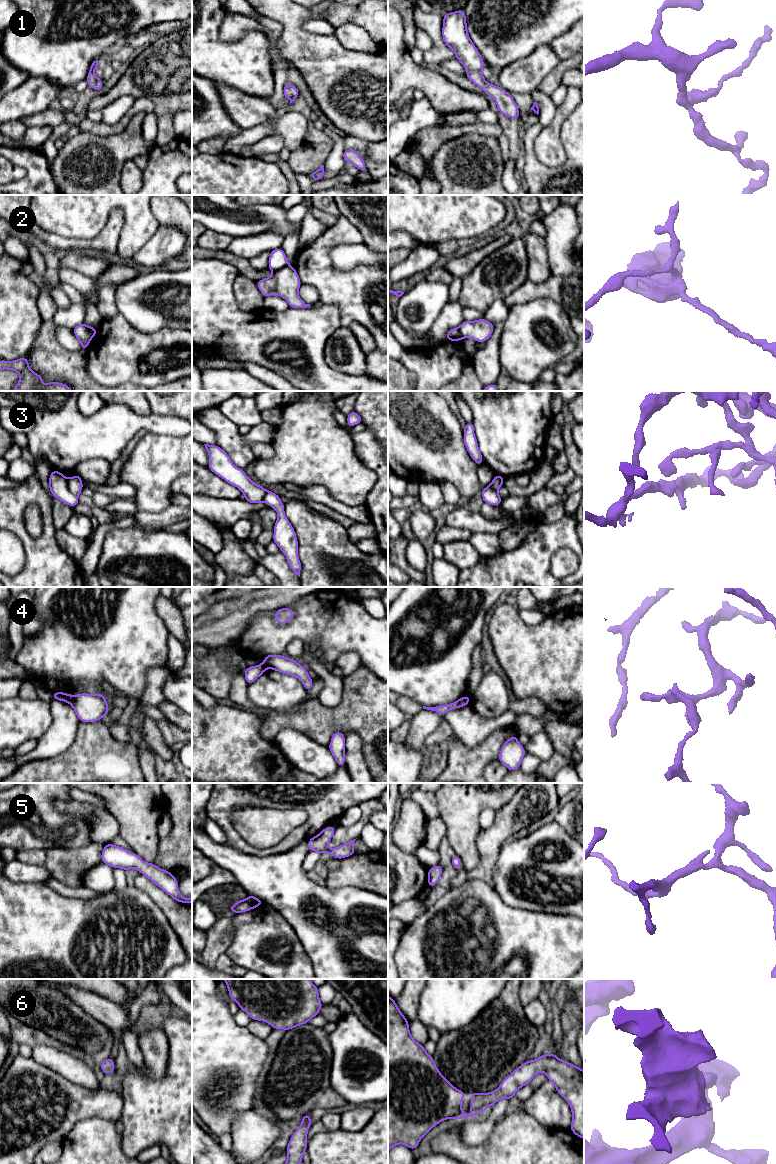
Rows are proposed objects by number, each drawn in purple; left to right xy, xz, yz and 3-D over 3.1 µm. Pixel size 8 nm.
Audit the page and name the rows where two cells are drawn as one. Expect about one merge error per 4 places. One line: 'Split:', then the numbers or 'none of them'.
Split: 2, 3, 4

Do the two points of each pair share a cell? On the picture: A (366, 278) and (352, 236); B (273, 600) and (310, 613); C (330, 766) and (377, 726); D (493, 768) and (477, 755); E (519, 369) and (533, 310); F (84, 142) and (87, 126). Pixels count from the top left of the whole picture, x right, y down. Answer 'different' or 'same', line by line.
A: same
B: different
C: different
D: different
E: same
F: different

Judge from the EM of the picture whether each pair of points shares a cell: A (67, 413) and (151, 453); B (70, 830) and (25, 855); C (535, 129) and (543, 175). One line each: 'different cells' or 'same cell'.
A: different cells
B: different cells
C: same cell

